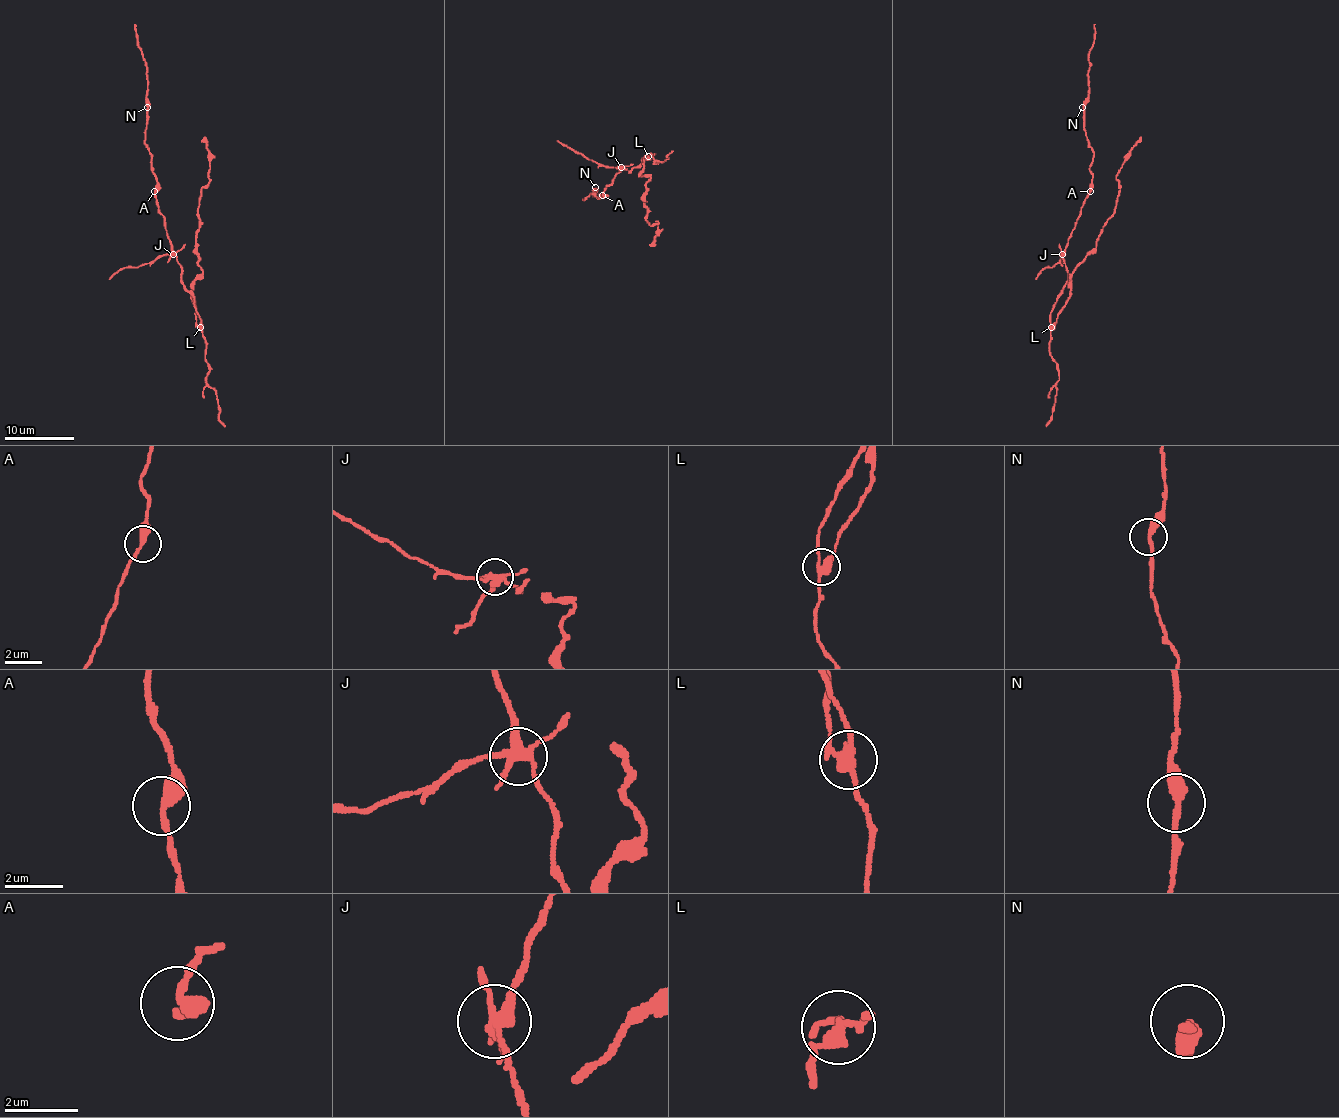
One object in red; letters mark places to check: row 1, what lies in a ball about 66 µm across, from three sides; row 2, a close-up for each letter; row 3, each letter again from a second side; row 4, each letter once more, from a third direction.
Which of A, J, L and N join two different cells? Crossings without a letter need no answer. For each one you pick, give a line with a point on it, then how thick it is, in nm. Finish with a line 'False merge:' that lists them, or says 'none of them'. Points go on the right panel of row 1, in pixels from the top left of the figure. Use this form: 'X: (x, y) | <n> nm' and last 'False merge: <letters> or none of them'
J: (1062, 254) | 300 nm
L: (1051, 327) | 300 nm
False merge: J, L

